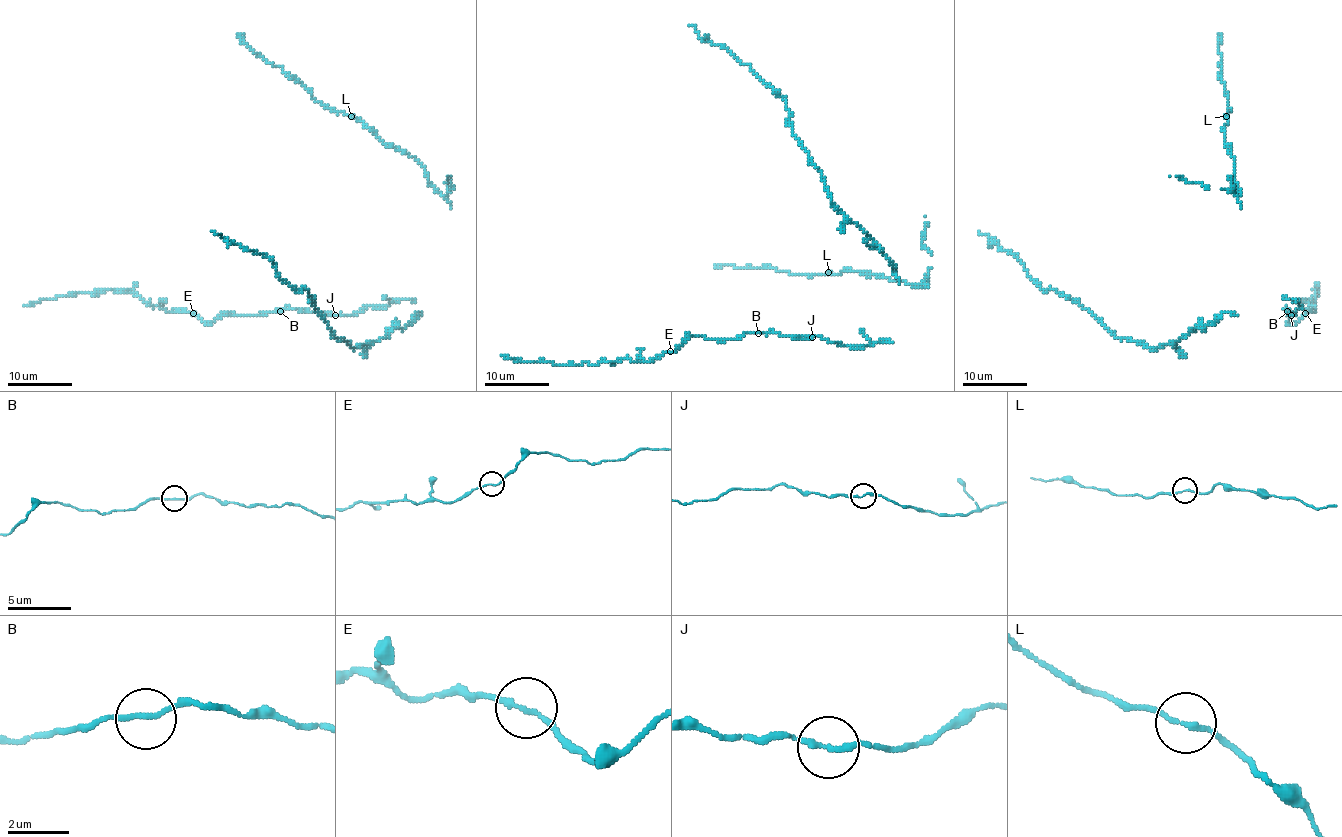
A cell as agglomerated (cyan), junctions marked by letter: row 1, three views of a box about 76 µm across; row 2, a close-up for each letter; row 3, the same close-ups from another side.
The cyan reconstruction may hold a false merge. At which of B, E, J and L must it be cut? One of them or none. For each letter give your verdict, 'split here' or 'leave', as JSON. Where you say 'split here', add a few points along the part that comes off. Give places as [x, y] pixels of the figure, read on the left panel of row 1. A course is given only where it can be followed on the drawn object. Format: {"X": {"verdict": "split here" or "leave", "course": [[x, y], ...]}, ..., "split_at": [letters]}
{"B": {"verdict": "leave"}, "E": {"verdict": "leave"}, "J": {"verdict": "leave"}, "L": {"verdict": "leave"}, "split_at": []}

